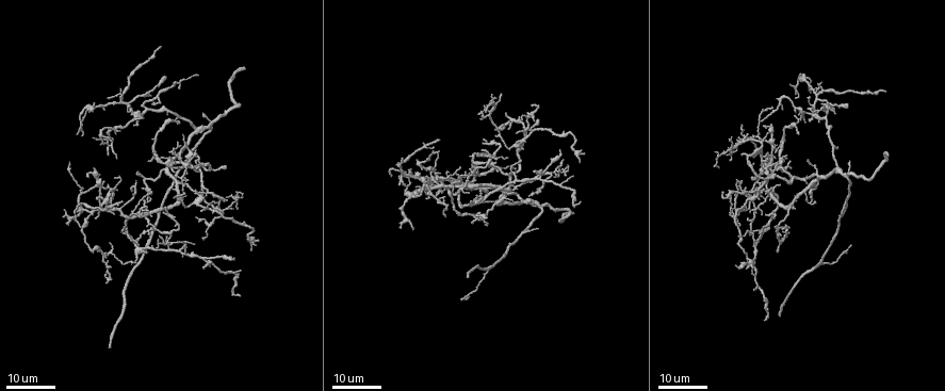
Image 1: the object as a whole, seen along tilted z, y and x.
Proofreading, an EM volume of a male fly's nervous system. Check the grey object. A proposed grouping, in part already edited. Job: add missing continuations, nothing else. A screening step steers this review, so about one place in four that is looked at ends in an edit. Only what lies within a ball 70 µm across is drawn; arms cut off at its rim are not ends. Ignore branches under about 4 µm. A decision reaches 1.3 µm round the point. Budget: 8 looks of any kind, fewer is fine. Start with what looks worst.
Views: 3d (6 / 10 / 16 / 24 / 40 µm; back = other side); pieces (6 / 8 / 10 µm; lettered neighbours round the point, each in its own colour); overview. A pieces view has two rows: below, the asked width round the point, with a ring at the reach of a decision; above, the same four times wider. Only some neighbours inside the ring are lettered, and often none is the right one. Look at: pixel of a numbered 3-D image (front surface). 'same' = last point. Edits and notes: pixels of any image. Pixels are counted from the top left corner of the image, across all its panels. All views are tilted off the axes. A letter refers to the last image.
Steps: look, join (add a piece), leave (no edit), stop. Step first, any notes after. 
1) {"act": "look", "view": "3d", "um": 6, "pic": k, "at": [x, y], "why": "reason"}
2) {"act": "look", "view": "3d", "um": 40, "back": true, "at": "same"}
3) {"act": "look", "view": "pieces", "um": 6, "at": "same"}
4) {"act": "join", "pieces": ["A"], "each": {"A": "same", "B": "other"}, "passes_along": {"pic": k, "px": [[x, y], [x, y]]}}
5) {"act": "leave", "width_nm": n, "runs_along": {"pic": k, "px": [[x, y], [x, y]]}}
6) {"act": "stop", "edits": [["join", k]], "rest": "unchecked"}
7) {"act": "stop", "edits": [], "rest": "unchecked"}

{"act": "look", "view": "3d", "um": 16, "pic": 1, "at": [504, 114], "why": "thin end"}

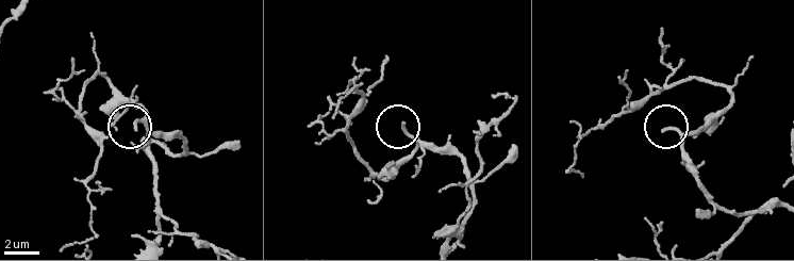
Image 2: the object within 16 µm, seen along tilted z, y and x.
{"act": "look", "view": "pieces", "um": 10, "pic": 2, "at": [666, 131]}

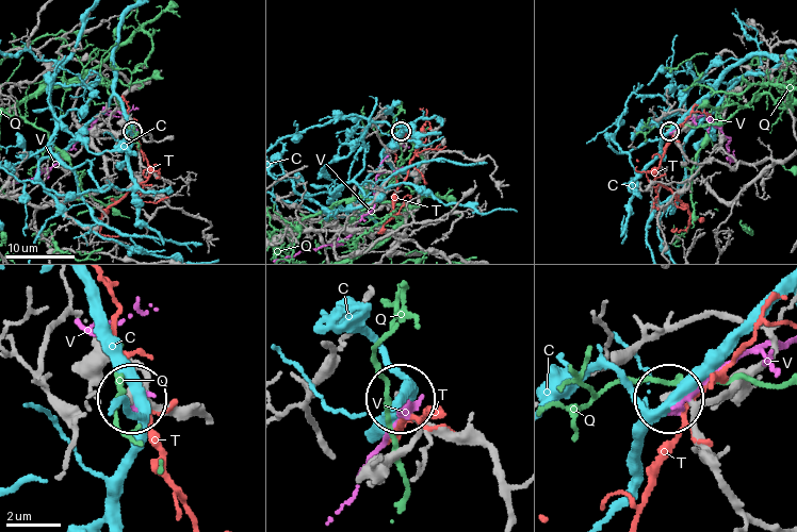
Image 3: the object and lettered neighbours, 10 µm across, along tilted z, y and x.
{"act": "leave", "each": {"C": "other", "Q": "other", "T": "other", "V": "other"}, "runs_along": {"pic": 3, "px": [[750, 163], [733, 168], [714, 161], [693, 162], [669, 130]]}, "found": "no lettered piece goes on from it"}

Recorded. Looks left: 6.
{"act": "look", "view": "3d", "um": 16, "pic": 1, "at": [412, 228], "why": "branch stops here"}

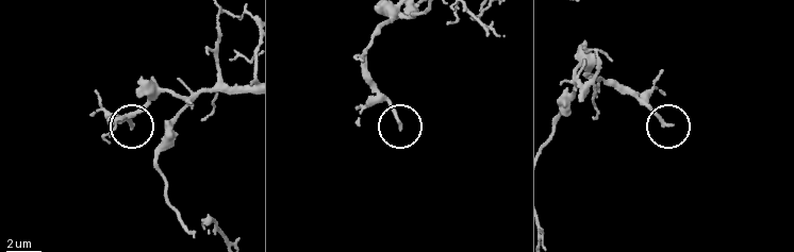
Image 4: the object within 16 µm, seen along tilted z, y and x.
{"act": "look", "view": "pieces", "um": 10, "pic": 4, "at": [671, 125]}

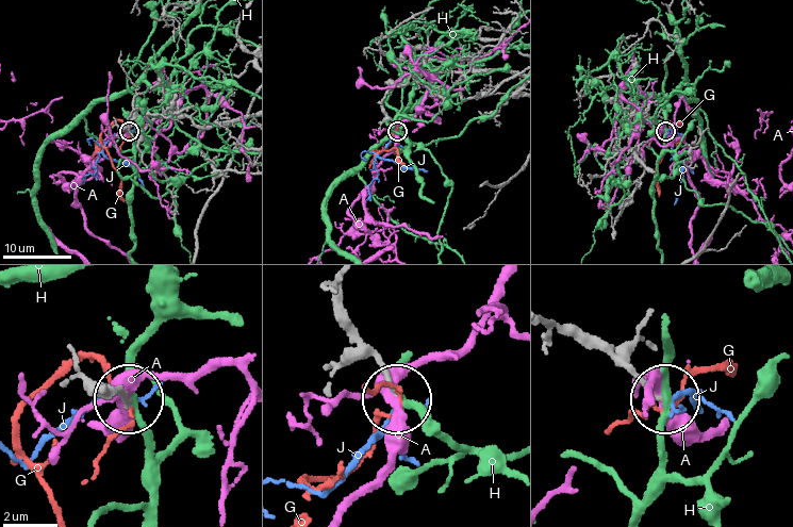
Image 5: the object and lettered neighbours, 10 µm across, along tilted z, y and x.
{"act": "join", "pieces": ["J"], "width_nm": 190, "each": {"A": "other", "G": "other", "H": "other", "J": "same"}, "passes_along": {"pic": 5, "px": [[593, 336], [665, 394], [694, 395], [696, 411]]}, "found": "it goes on there"}

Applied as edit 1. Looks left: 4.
{"act": "look", "view": "3d", "um": 16, "pic": 1, "at": [120, 199], "why": "free end"}

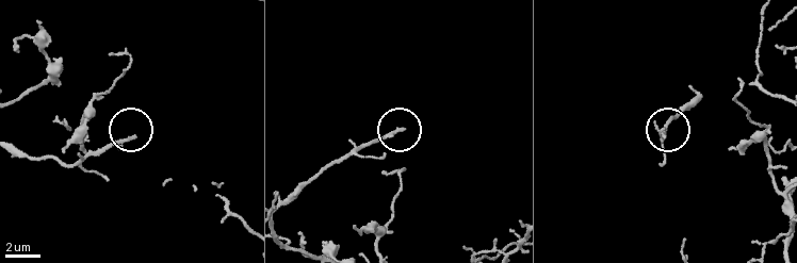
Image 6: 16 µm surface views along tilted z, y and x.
{"act": "look", "view": "pieces", "um": 6, "pic": 6, "at": [131, 137], "why": "see the neighbours"}

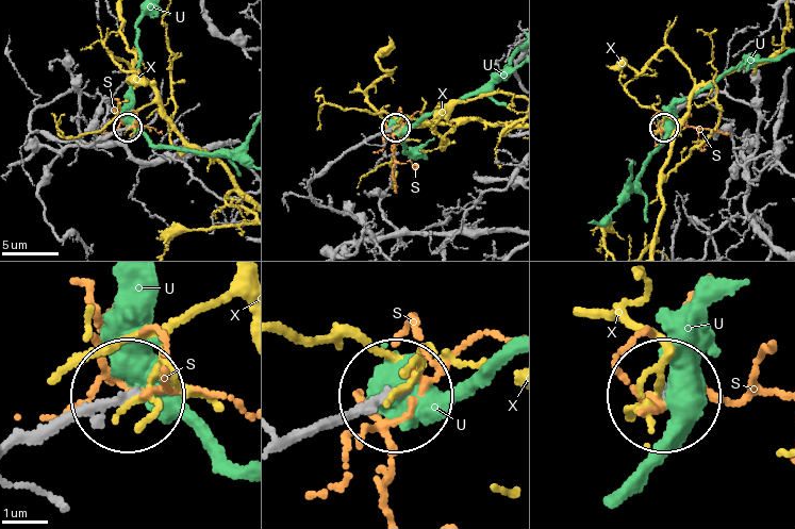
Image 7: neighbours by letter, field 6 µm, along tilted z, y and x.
{"act": "leave", "each": {"S": "other", "U": "other", "X": "other"}, "found": "no lettered piece goes on from it"}

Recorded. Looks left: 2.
{"act": "look", "view": "3d", "um": 16, "pic": 1, "at": [846, 104]}

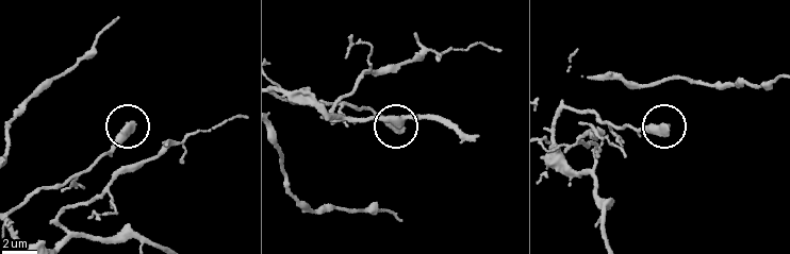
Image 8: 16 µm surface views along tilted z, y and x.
{"act": "look", "view": "pieces", "um": 8, "pic": 8, "at": [665, 126]}

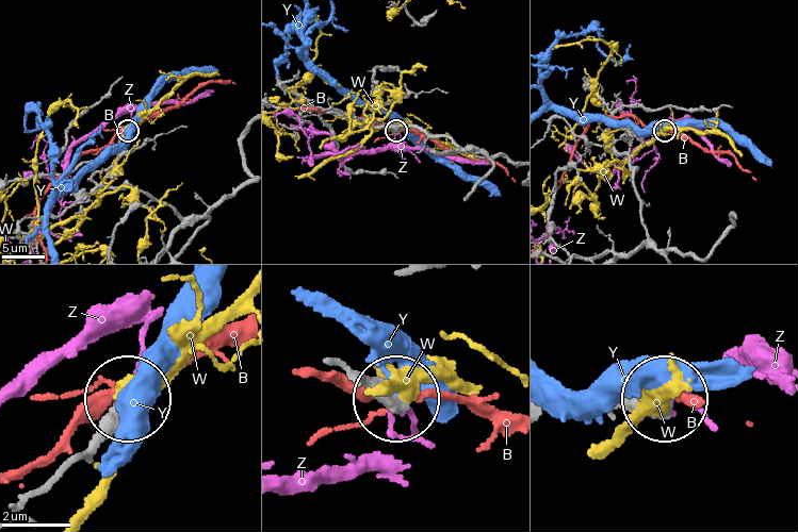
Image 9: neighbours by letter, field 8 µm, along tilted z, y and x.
{"act": "leave", "each": {"B": "other", "W": "other", "Y": "other", "Z": "other"}, "runs_along": {"pic": 9, "px": [[337, 361], [397, 399]]}, "found": "none of them fits"}

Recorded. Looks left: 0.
{"act": "stop", "edits": [["join", 5]], "rest": "unchecked"}

